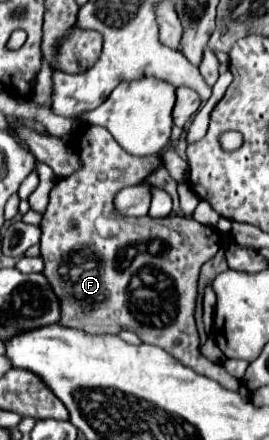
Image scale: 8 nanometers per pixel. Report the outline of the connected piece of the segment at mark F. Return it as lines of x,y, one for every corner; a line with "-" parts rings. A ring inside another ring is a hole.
91,125
87,131
79,133
79,139
75,135
75,143
79,143
79,157
83,161
83,169
65,177
65,179
59,179
57,185
53,187
51,191
51,199
49,199
49,207
47,211
43,213
43,219
41,219
41,257
43,257
43,263
45,263
45,269
43,269
43,275
47,277
47,281
51,283
51,289
55,291
55,295
59,295
59,303
63,303
63,319
59,319
59,323
63,323
63,327
79,327
81,331
91,331
91,335
117,335
121,333
123,329
131,331
143,341
143,343
151,343
151,345
157,345
157,347
163,347
169,355
173,355
175,359
179,359
183,365
191,367
193,371
197,371
199,375
205,375
217,383
221,383
225,389
233,389
233,391
239,391
241,389
241,381
231,377
223,365
217,365
217,363
211,363
209,359
205,359
201,353
199,353
199,335
197,335
197,329
195,329
195,319
193,319
193,313
195,313
195,301
197,301
197,277
199,277
199,269
205,261
209,261
217,249
221,247
221,235
217,233
217,229
213,227
205,227
201,223
197,223
195,219
189,219
189,217
177,217
177,215
169,215
163,218
152,217
123,217
119,219
115,207
113,207
113,195
125,187
125,183
141,183
143,179
147,179
149,173
153,173
159,165
159,159
157,155
151,155
151,157
133,157
129,153
125,153
117,143
115,139
111,137
111,133
99,125
-
97,215
117,215
117,217
109,217
109,219
103,219
107,221
107,227
105,227
105,235
97,233
-
141,271
147,271
147,297
137,297
137,299
131,299
129,293
127,293
127,287
129,287
129,281
133,275
139,275

